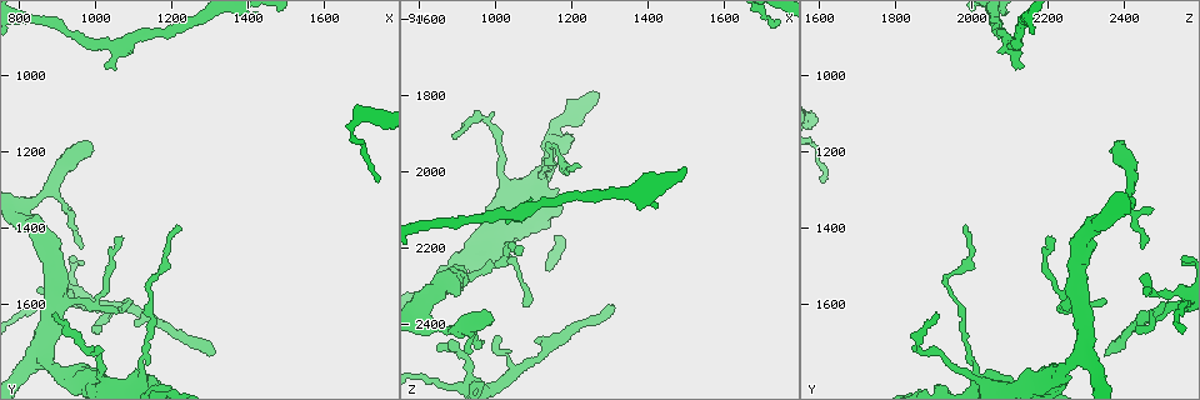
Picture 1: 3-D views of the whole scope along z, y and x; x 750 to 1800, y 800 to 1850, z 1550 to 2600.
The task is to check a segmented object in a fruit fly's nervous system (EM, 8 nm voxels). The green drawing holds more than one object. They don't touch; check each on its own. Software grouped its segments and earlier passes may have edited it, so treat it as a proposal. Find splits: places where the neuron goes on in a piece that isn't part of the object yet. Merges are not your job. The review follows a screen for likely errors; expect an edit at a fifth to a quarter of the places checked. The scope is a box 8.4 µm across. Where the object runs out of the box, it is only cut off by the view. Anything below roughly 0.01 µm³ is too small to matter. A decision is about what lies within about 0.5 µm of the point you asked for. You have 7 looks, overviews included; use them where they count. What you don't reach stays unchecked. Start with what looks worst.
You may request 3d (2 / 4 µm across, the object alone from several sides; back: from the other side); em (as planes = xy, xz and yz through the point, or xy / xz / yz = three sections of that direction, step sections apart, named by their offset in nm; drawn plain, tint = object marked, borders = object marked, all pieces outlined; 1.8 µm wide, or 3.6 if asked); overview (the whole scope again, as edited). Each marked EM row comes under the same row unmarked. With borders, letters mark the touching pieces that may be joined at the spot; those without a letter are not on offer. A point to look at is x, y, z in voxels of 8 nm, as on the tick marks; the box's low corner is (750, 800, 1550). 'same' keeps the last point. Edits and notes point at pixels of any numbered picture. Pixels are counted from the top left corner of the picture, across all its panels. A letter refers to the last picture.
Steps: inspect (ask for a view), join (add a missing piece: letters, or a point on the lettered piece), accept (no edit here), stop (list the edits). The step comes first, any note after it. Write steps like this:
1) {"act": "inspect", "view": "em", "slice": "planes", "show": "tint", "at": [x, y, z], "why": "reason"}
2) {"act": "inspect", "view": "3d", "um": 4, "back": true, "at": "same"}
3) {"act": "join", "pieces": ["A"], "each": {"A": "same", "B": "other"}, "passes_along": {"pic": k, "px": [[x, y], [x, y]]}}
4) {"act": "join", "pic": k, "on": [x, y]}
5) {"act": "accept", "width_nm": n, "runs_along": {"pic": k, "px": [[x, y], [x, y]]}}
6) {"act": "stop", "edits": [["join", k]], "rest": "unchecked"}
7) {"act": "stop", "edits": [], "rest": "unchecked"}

{"act": "inspect", "view": "em", "slice": "xz", "step": 4, "show": "borders", "at": [845, 1560, 2455], "why": "tapers out"}

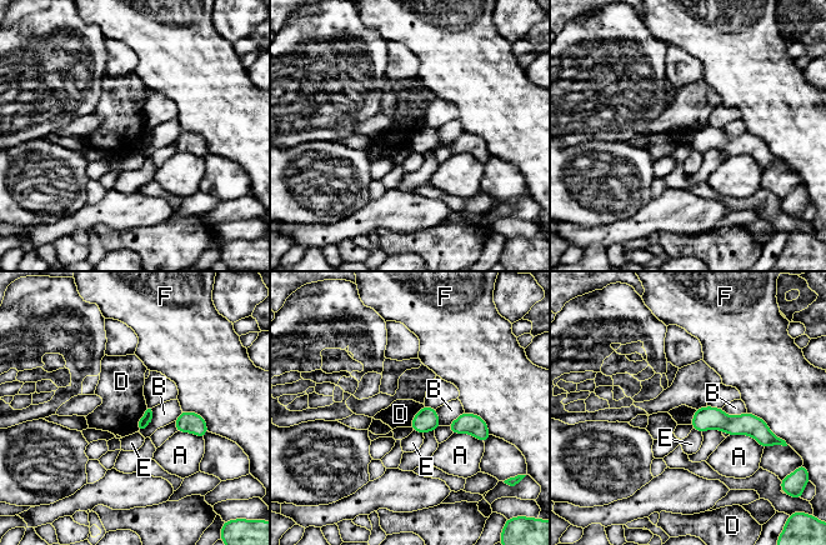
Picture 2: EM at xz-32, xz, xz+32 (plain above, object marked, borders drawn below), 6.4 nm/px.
{"act": "inspect", "view": "em", "slice": "planes", "show": "borders", "at": "same"}

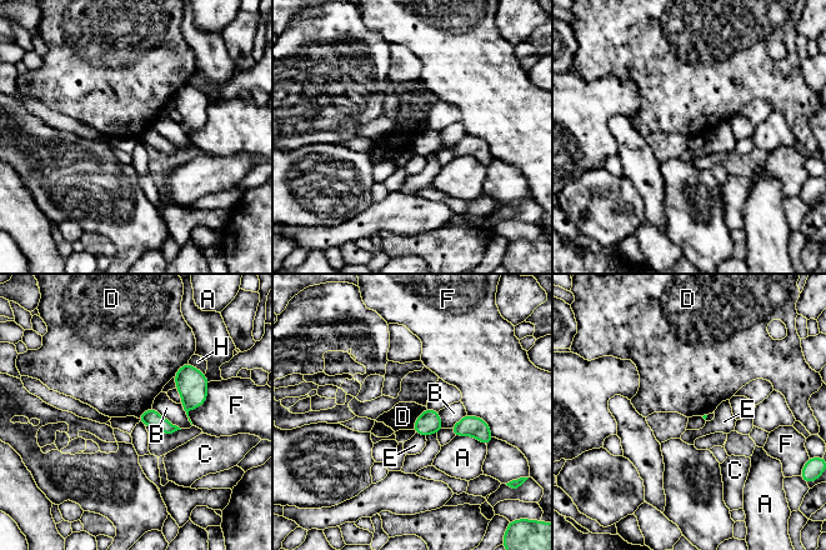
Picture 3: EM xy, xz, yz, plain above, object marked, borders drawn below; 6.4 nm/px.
{"act": "accept", "each": {"A": "other", "B": "other", "C": "other", "D": "other", "E": "other", "F": "other", "H": "other"}, "border": {"pic": 3, "px": [[426, 408], [416, 418], [412, 429]]}, "found": "no lettered piece goes on from it"}

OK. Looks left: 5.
{"act": "inspect", "view": "3d", "um": 4, "at": [1310, 1740, 2350], "why": "end of a long branch"}

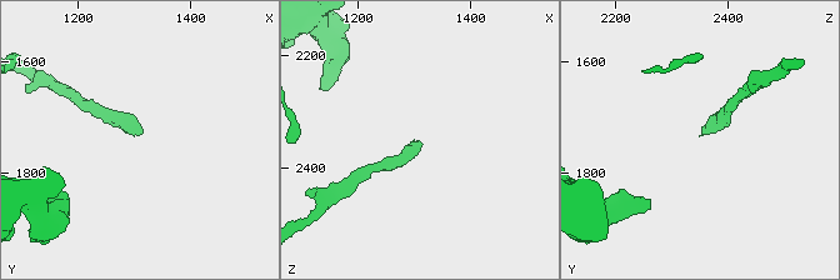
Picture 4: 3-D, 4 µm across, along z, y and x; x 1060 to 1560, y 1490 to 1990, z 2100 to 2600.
{"act": "inspect", "view": "em", "slice": "planes", "show": "borders", "at": [1305, 1730, 2355]}

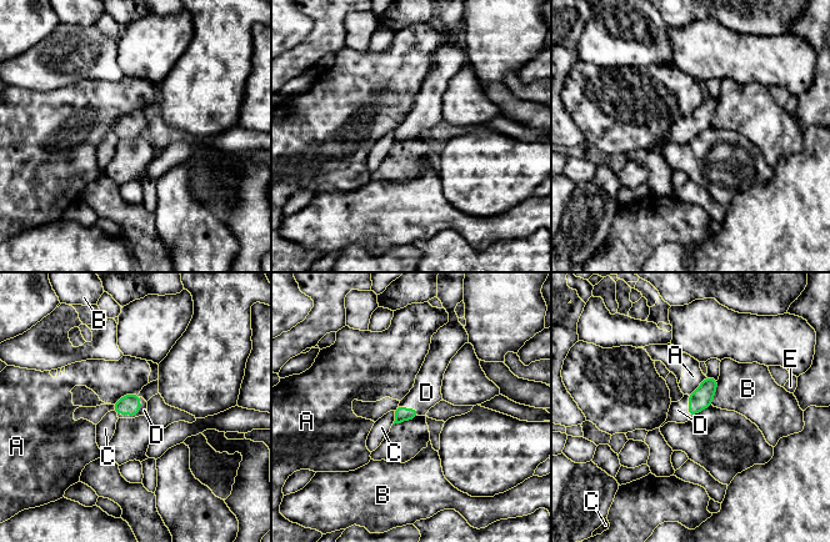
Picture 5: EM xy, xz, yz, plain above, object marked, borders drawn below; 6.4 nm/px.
{"act": "join", "pieces": ["D"], "longest_contact_nm": ["D", 200], "each": {"A": "other", "B": "other", "C": "other", "D": "same", "E": "other"}, "found": "the neuron continues"}

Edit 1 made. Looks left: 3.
{"act": "stop", "edits": [["join", 5]], "rest": "unchecked"}

